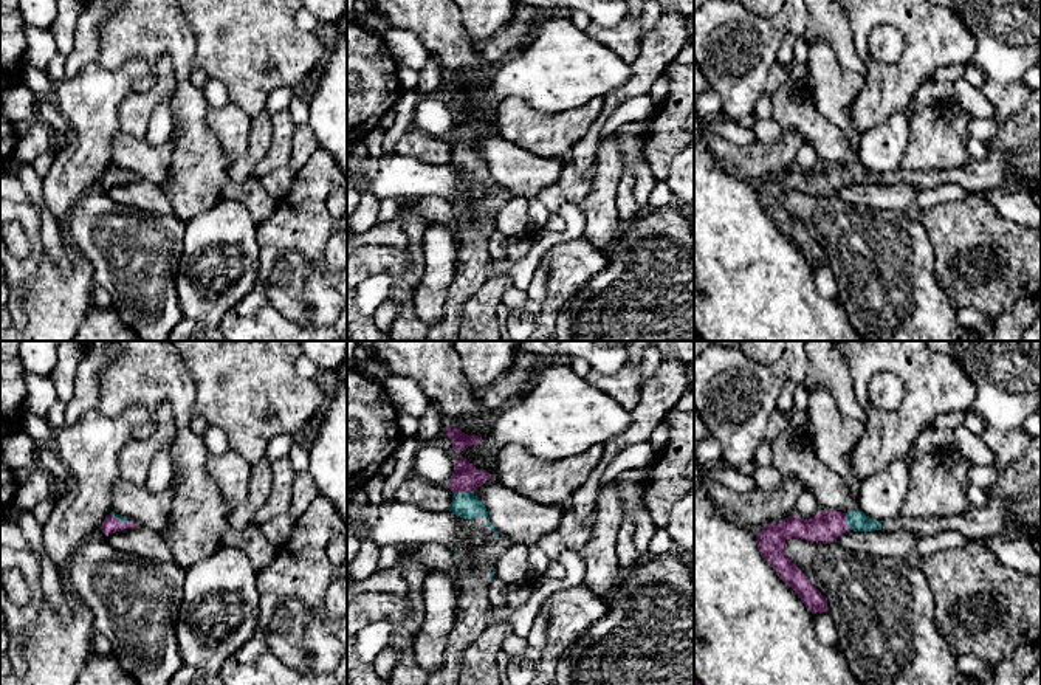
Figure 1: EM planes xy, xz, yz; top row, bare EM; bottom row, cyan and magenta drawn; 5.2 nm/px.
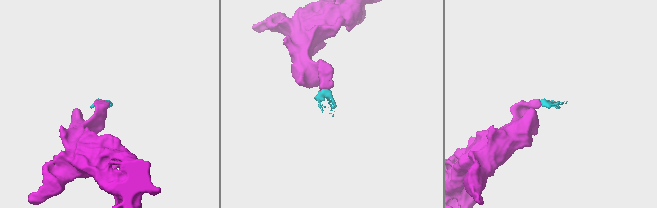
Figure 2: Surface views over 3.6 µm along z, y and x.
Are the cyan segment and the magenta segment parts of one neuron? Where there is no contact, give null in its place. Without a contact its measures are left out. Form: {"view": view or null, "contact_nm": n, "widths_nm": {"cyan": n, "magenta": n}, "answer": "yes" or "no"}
{"view": "xz", "contact_nm": 100, "widths_nm": {"cyan": 130, "magenta": 140}, "answer": "yes"}

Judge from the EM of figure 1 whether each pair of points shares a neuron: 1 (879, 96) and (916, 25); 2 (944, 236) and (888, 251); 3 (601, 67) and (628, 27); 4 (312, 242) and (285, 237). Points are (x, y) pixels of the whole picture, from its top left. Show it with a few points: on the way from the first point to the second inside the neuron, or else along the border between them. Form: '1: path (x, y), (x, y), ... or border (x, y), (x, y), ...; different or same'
1: path (896, 79), (916, 59), (916, 42); same
2: border (919, 220), (930, 239), (934, 275); different
3: border (583, 30), (629, 64); different
4: path (305, 237), (292, 237); same

